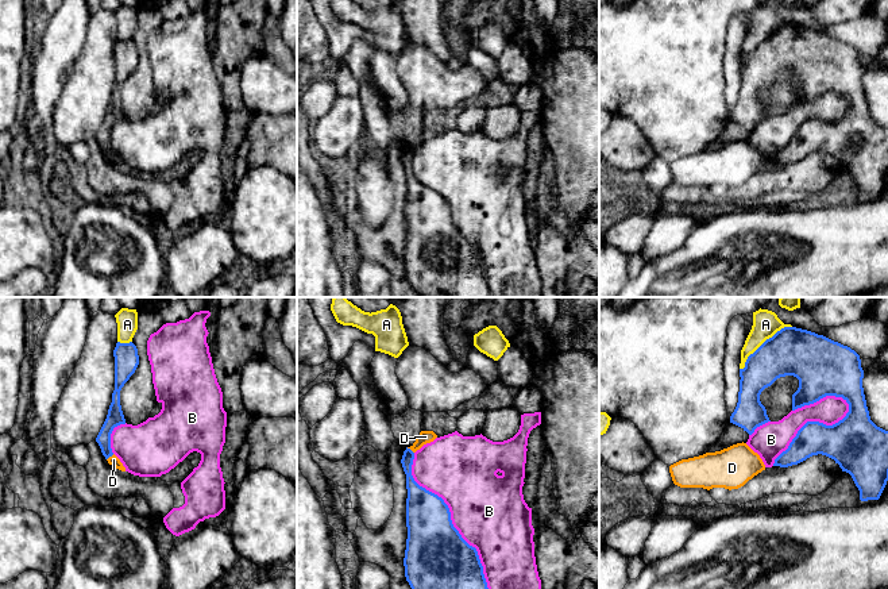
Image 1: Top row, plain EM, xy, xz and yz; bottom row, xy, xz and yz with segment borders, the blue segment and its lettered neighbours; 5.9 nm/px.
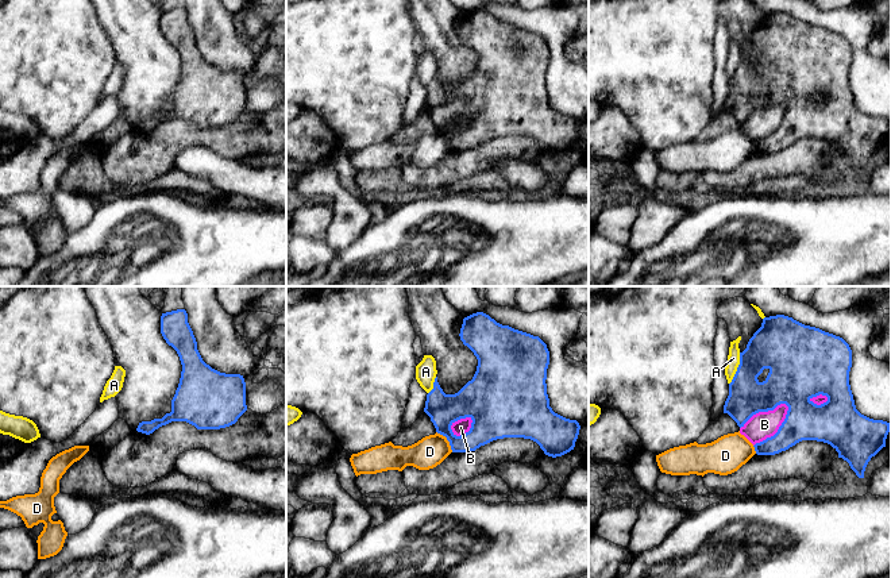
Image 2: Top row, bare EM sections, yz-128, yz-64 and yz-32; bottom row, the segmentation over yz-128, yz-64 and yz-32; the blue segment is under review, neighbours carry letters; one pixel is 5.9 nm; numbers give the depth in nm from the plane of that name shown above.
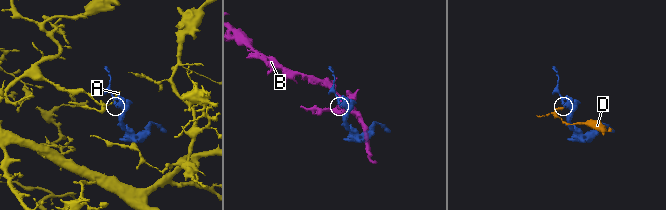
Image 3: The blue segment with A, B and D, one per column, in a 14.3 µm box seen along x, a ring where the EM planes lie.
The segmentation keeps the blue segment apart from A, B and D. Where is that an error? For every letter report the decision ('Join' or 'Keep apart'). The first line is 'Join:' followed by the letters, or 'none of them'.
Join: none of them
A: Keep apart
B: Keep apart
D: Keep apart

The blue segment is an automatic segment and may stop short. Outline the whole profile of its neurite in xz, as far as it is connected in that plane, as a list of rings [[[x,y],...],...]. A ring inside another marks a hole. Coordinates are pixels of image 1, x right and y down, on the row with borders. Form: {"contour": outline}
{"contour": [[[406,447],[401,459],[408,489],[408,539],[404,558],[406,581],[412,589],[489,589],[476,548],[470,546],[453,527],[444,500],[414,481],[413,459],[414,453]]]}

